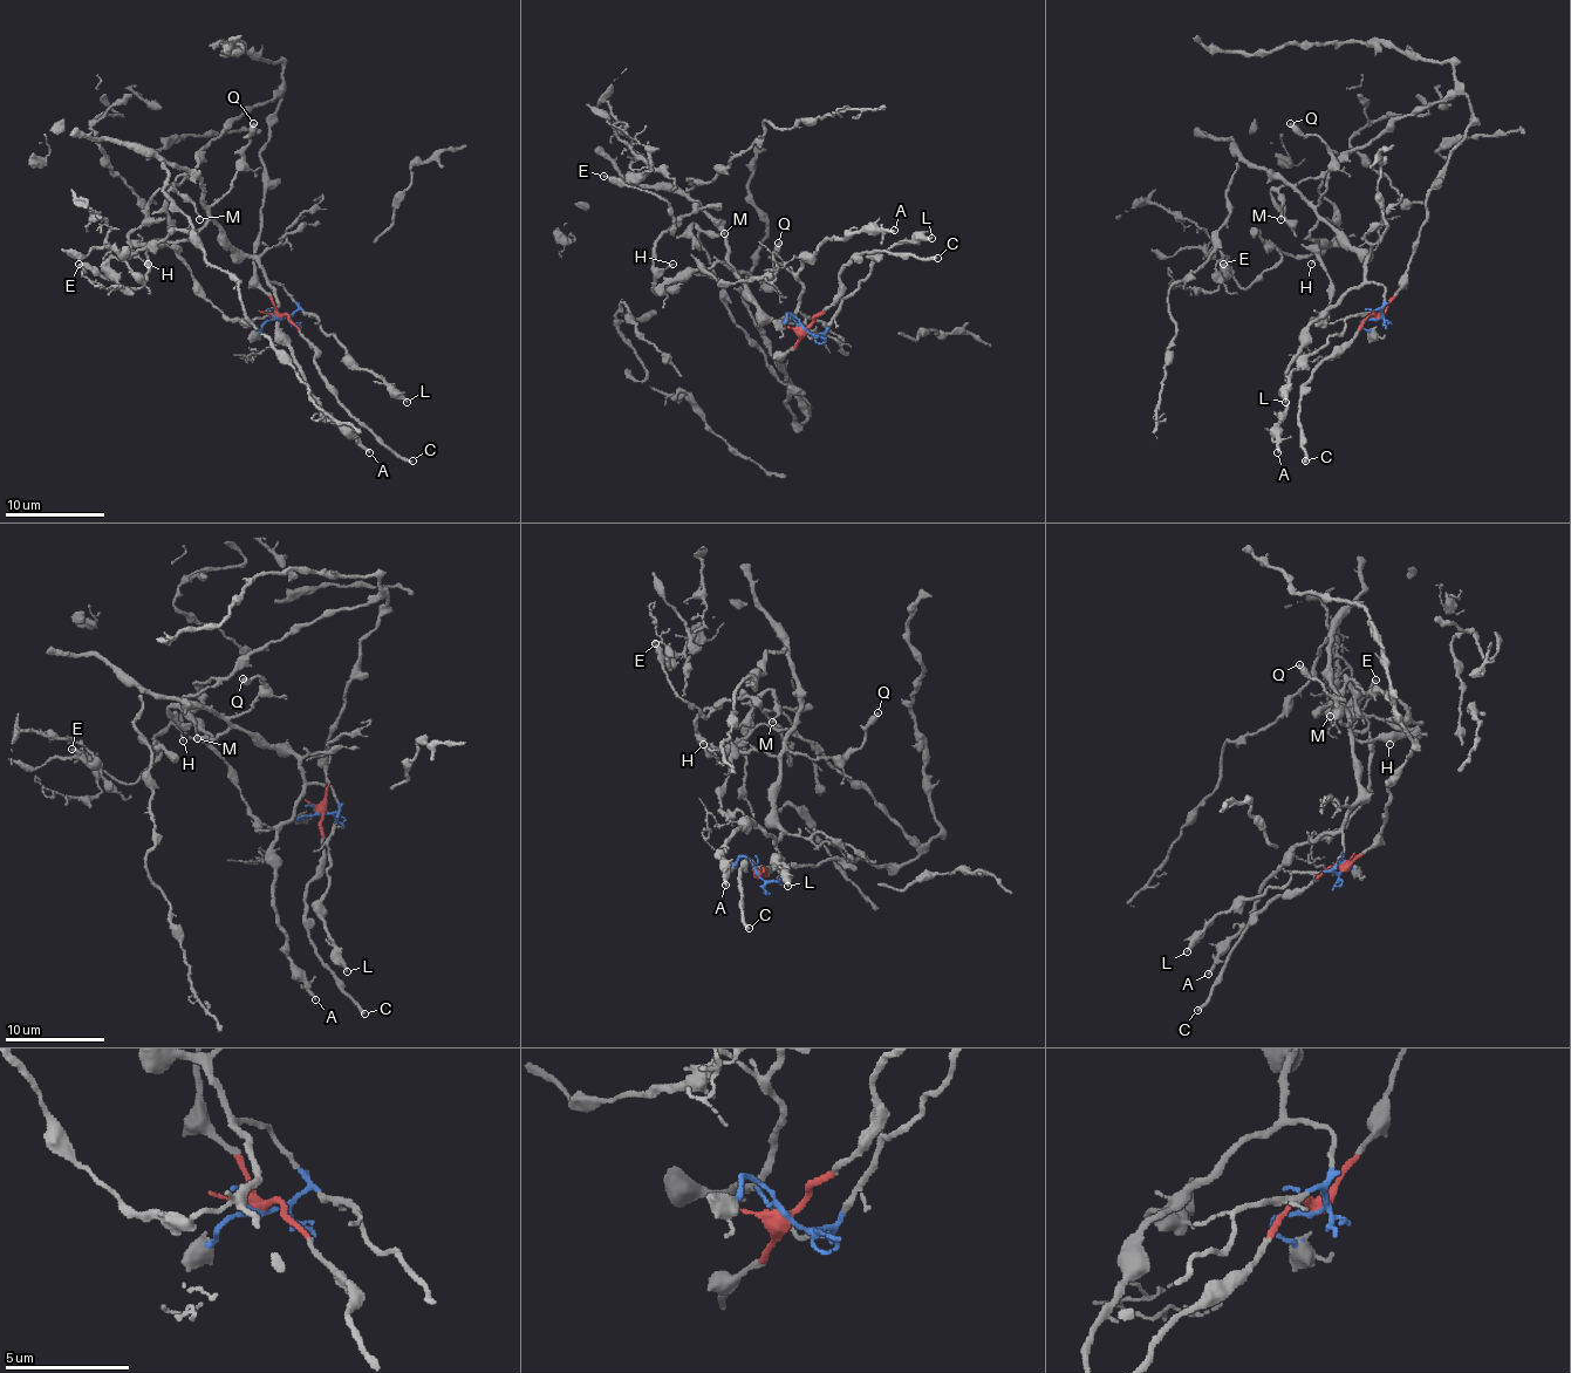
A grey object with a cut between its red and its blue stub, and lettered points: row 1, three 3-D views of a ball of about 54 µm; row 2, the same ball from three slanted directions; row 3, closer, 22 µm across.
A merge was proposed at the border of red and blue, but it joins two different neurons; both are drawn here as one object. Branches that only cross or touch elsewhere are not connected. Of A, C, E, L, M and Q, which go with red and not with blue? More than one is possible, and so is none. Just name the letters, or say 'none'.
C, E, M

